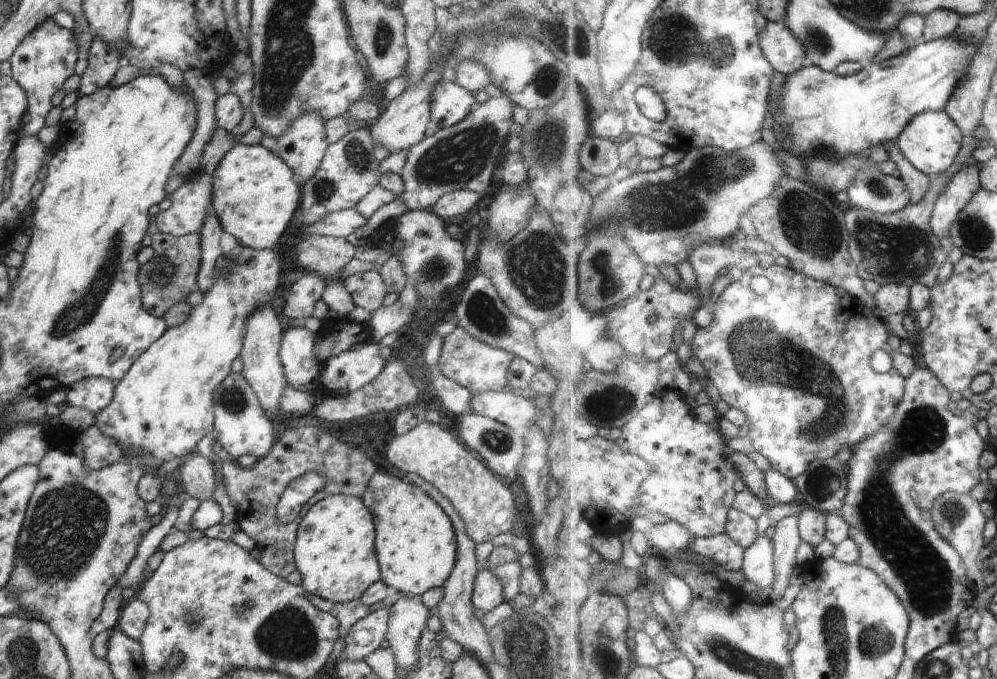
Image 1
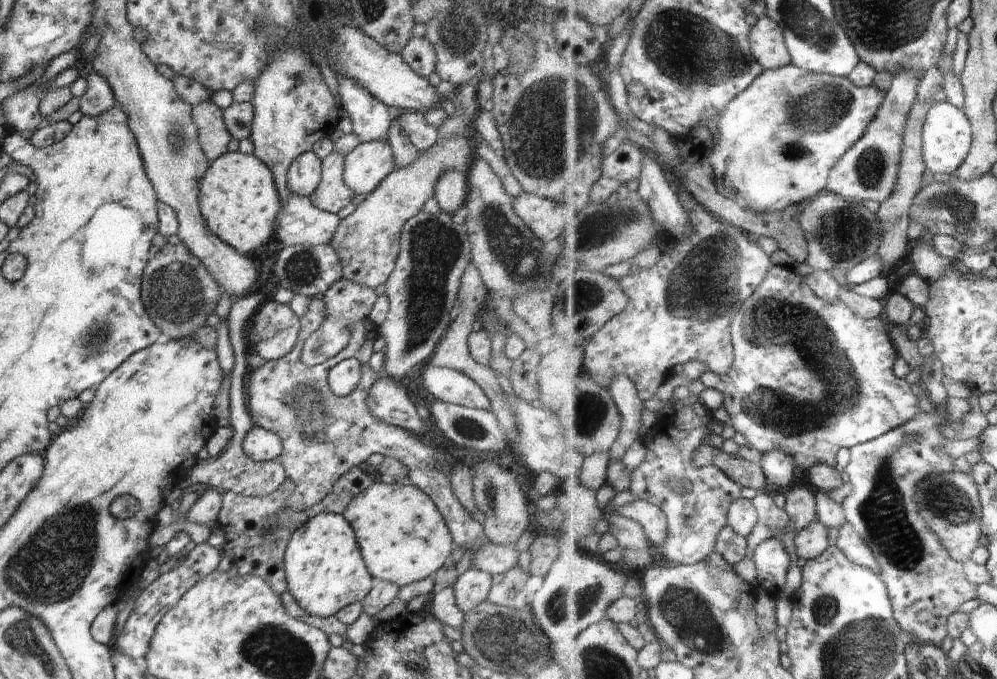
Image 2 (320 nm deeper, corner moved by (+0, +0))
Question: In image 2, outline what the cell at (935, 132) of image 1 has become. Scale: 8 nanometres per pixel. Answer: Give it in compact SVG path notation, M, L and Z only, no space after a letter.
M940 98L930 109L923 134L923 147L927 167L935 174L956 174L957 170L967 161L975 142L975 131L971 118L966 110Z

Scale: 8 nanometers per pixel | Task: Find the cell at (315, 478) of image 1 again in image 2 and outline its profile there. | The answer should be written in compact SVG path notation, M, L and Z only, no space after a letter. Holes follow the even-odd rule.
M316 296L310 298L310 305L304 315L300 319L300 332L296 346L288 351L284 357L276 360L266 361L259 368L255 368L250 374L250 384L248 384L248 407L250 418L253 423L269 430L278 436L282 443L283 449L279 456L280 464L284 467L286 476L293 486L294 492L288 497L287 507L293 509L305 509L312 505L318 504L324 497L336 486L339 478L348 472L352 467L358 467L359 464L366 461L371 454L382 454L385 457L392 457L399 460L410 472L412 484L423 490L438 507L440 514L444 517L448 525L450 534L455 542L455 548L466 546L466 550L471 552L477 551L486 541L483 526L475 521L471 514L458 502L456 496L452 492L451 482L447 477L444 469L437 465L437 455L439 451L427 446L420 441L418 436L405 431L400 426L385 423L383 420L377 419L370 414L367 405L368 389L374 384L374 381L382 376L380 372L373 372L368 365L370 356L374 353L372 346L375 339L379 336L379 326L374 324L370 319L366 318L361 321L346 325L346 330L350 332L348 346L333 356L329 362L322 363L313 367L306 366L300 360L303 342L310 336L324 320L324 301ZM357 357L361 364L361 379L359 383L345 397L338 397L332 393L328 386L327 376L328 370L338 364L343 359Z

